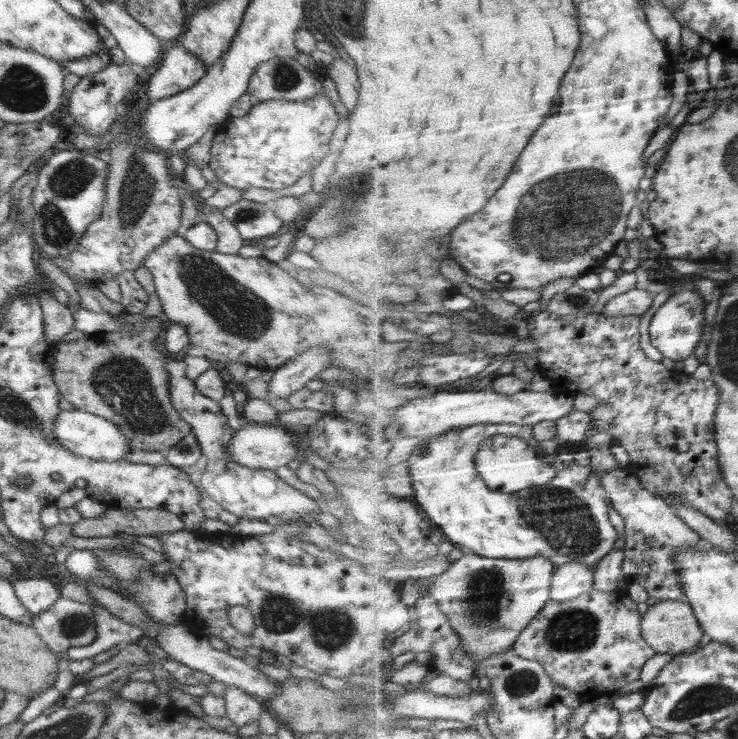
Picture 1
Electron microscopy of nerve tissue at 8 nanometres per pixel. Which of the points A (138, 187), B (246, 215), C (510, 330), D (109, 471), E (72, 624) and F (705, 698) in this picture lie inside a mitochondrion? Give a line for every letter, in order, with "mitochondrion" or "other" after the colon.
A: mitochondrion
B: mitochondrion
C: other
D: other
E: mitochondrion
F: mitochondrion

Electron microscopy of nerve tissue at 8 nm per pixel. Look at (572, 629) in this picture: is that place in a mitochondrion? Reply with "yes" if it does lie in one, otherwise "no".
yes

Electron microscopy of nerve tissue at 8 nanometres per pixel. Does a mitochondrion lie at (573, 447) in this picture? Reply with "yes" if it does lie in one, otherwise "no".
no

